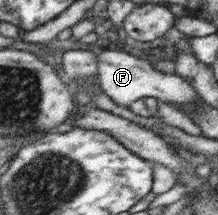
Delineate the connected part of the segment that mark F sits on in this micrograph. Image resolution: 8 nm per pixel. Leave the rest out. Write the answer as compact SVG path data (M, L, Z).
M106 49L96 55L98 63L97 78L101 89L116 104L128 106L144 96L157 98L160 102L174 104L174 106L190 107L193 109L198 101L202 101L194 87L181 76L166 74L155 69L147 60L133 56L126 51Z

